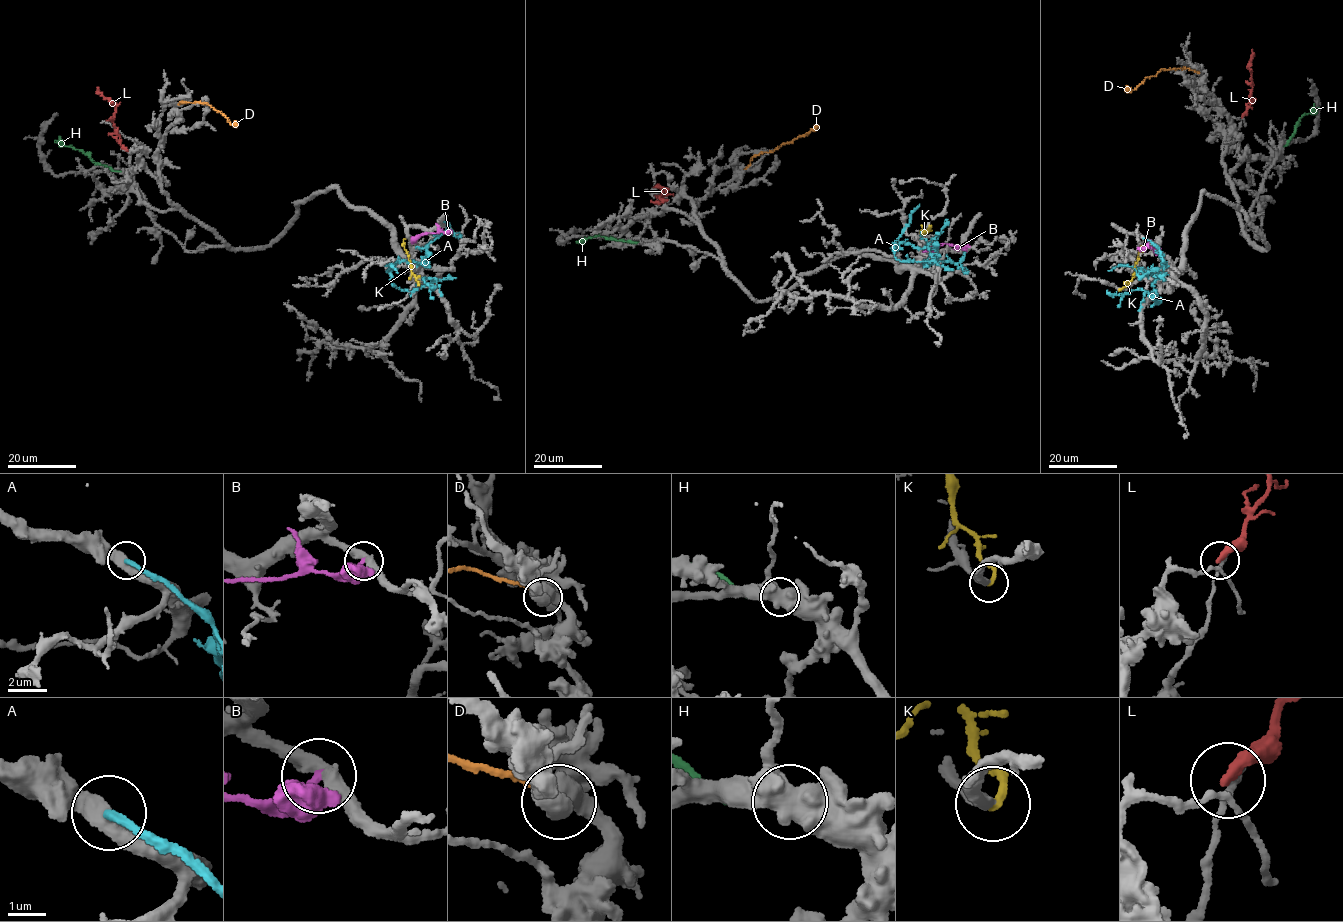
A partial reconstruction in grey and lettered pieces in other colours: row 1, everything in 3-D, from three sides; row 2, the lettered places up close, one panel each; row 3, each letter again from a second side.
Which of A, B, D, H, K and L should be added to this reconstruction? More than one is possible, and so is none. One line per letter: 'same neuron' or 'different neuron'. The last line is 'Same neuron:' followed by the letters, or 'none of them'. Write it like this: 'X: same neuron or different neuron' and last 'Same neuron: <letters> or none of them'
A: different neuron
B: different neuron
D: different neuron
H: same neuron
K: different neuron
L: different neuron
Same neuron: H

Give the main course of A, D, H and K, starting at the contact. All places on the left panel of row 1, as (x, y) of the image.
A: (444, 221), (429, 257), (398, 261), (390, 272), (400, 289), (427, 277), (431, 285)
D: (179, 105), (207, 103), (221, 112), (231, 124), (237, 125)
H: (120, 171), (94, 163), (81, 151), (54, 140)
K: (418, 285), (403, 244), (404, 238)

